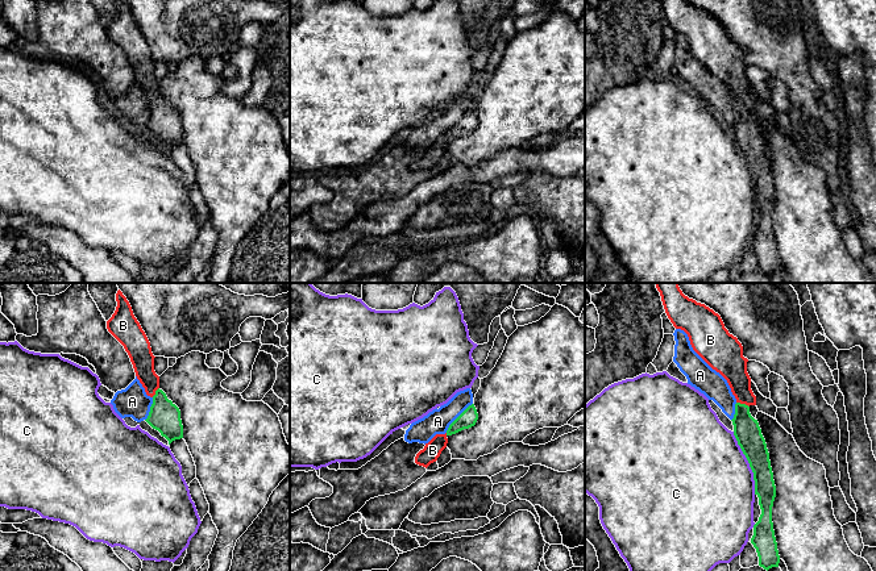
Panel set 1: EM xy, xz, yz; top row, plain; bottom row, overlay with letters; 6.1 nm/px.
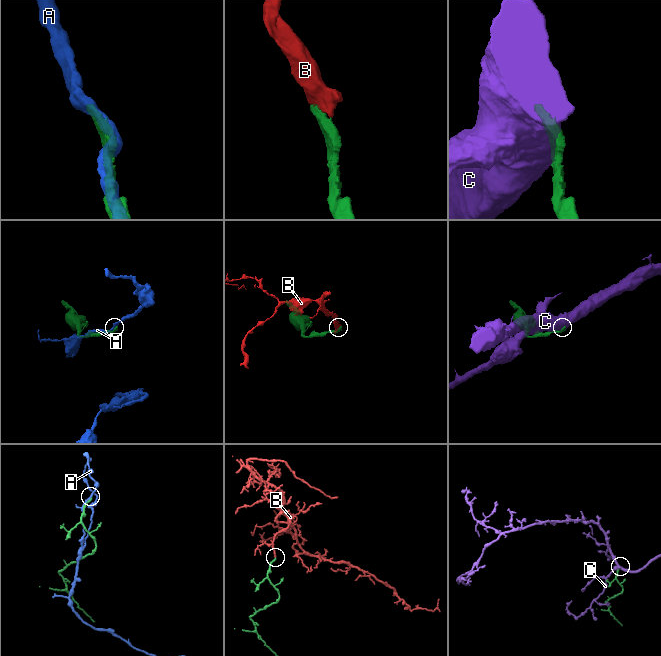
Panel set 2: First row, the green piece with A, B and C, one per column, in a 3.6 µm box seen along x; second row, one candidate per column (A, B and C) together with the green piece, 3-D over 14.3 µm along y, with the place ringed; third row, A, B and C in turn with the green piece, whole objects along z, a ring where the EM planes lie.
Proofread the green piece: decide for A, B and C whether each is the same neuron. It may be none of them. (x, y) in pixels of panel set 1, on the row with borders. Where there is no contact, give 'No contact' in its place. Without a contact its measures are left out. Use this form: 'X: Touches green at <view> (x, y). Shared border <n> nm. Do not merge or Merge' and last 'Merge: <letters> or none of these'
A: Touches green at xz (457, 417). Shared border 240 nm. Do not merge
B: Touches green at yz (743, 404). Shared border 90 nm. Merge
C: Touches green at yz (748, 462). Shared border 400 nm. Do not merge
Merge: B

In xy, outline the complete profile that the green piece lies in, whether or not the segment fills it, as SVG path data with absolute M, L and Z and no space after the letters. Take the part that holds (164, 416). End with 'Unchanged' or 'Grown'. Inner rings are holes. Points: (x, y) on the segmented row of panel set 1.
M120 289L116 293L116 301L117 307L107 321L107 329L124 346L137 379L145 388L146 395L153 399L145 421L158 430L170 445L173 441L183 438L180 410L159 388L159 376L154 371L155 357L151 353L150 342Z. Grown

